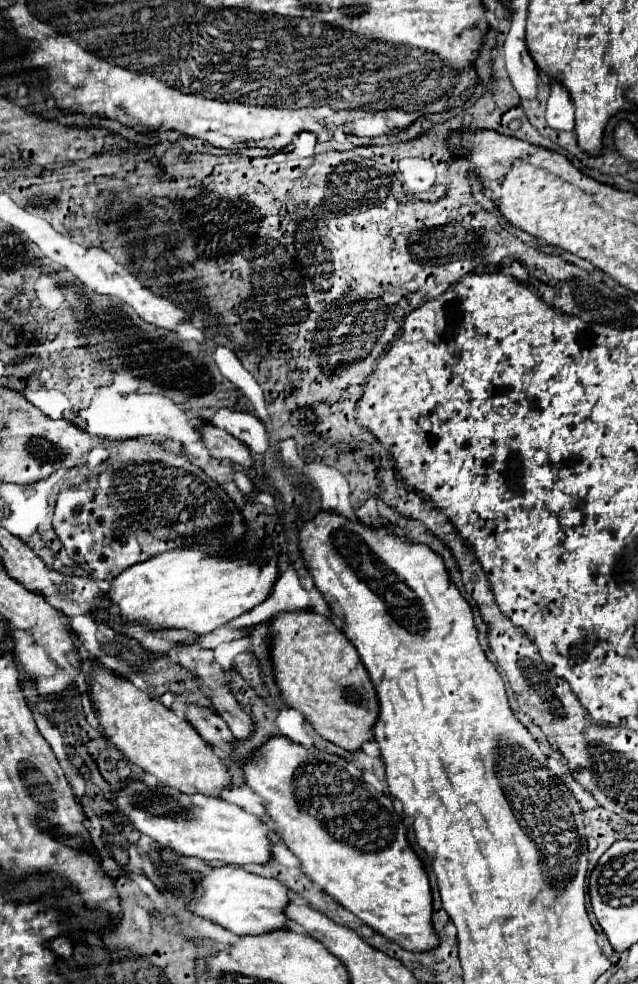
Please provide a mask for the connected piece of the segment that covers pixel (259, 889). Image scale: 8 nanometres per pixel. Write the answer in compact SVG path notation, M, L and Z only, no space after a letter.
M218 866L212 868L210 874L202 876L198 882L202 894L200 898L194 898L188 902L188 908L206 920L212 920L226 930L246 936L246 934L268 934L274 930L284 930L288 926L286 906L290 904L290 890L280 884L274 878L262 878L256 874L246 872L244 868L232 868L232 866Z

